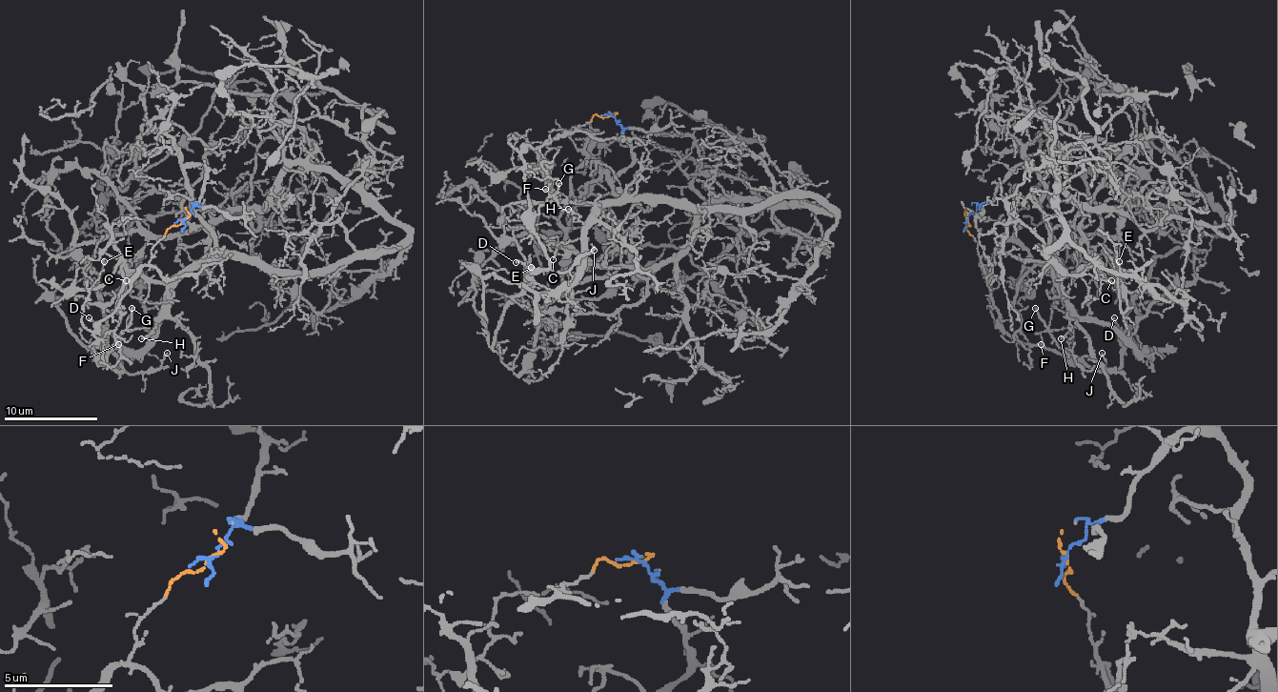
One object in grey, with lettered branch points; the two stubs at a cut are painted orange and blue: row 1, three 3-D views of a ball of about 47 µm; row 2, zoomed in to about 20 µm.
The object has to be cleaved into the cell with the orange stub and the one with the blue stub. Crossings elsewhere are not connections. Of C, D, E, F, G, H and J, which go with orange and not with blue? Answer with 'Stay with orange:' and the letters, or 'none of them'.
Stay with orange: D, E, F, G, J

